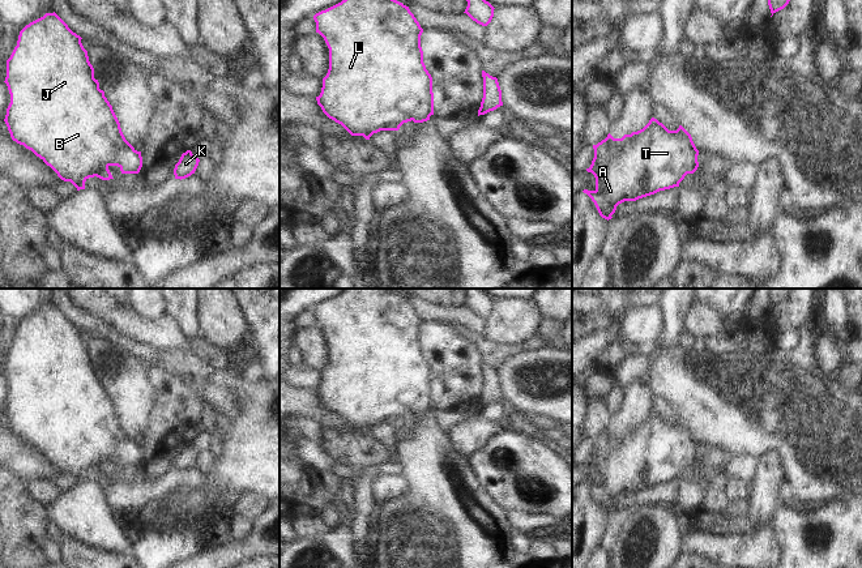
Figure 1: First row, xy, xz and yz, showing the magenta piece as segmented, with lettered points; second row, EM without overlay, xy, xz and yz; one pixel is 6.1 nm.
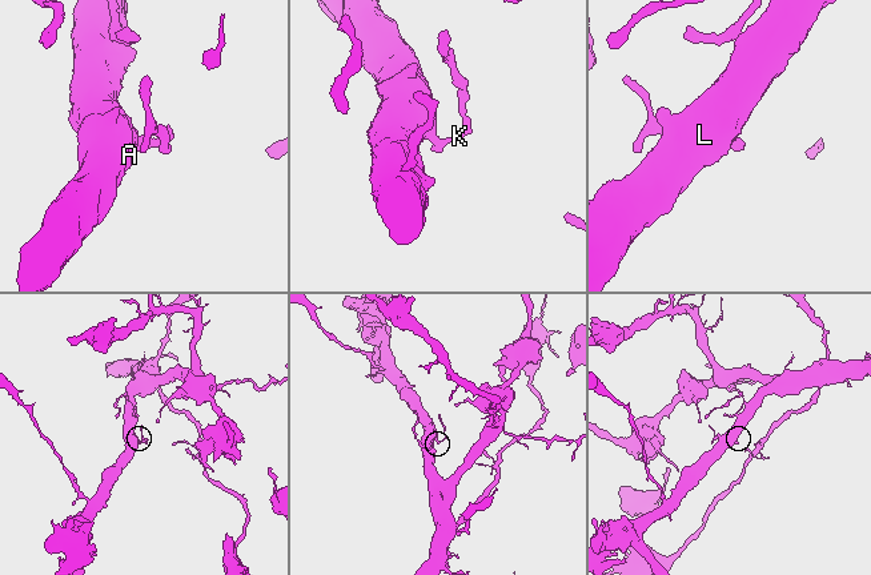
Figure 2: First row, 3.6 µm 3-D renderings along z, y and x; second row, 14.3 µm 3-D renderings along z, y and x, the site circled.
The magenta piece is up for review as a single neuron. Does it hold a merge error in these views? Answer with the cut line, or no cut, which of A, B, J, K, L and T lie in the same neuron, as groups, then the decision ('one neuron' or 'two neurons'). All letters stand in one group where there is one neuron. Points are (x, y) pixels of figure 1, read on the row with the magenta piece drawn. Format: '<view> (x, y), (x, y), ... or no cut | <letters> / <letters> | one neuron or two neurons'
no cut | A B J K L T | one neuron

